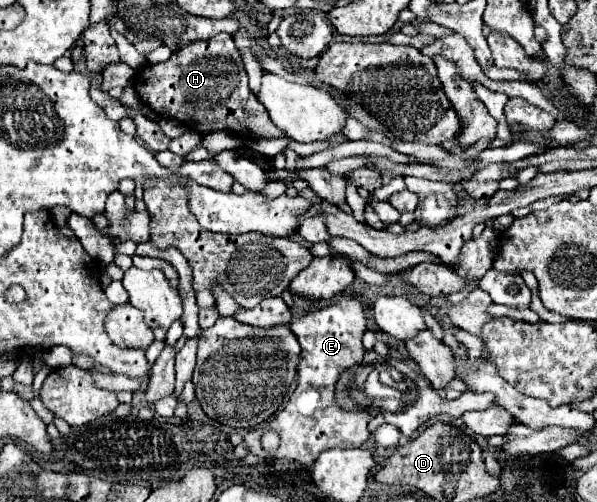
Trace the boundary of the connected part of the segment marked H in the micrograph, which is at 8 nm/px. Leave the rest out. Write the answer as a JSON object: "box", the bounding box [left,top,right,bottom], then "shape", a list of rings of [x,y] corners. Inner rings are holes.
{"box":[134,33,284,139],"shape":[[[218,33],[206,41],[194,41],[174,51],[164,63],[140,67],[134,75],[134,87],[140,99],[160,117],[176,119],[202,135],[228,131],[240,137],[258,139],[284,137],[284,131],[272,123],[268,111],[250,91],[242,59],[236,51],[234,39],[228,33]]]}

